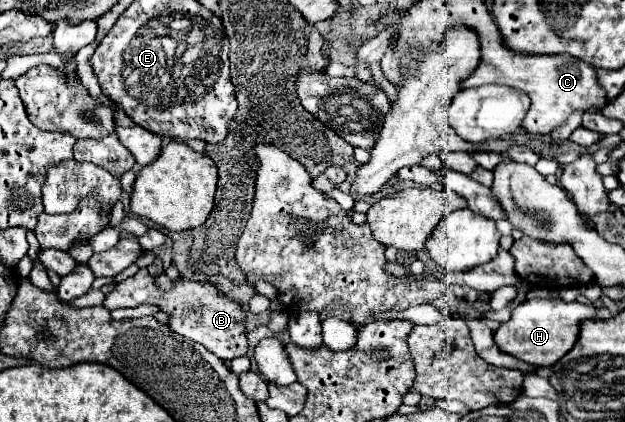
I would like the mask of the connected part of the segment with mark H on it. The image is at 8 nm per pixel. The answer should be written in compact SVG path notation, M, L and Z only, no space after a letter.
M531 298L513 308L511 318L501 322L493 338L497 346L533 366L553 366L561 356L565 356L579 336L579 322L585 318L595 318L595 308L581 302L565 302L561 298Z

